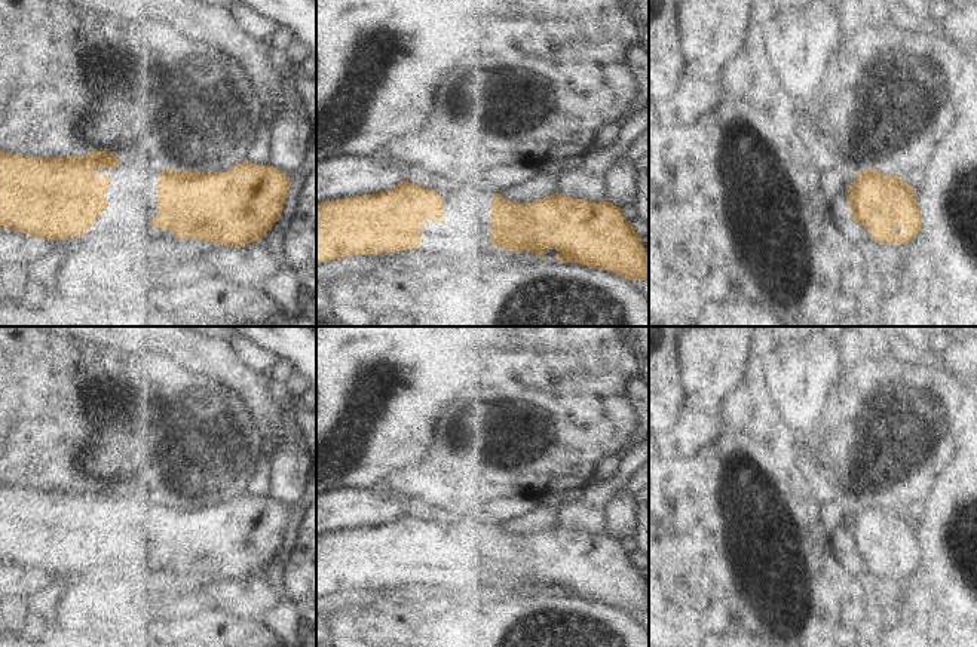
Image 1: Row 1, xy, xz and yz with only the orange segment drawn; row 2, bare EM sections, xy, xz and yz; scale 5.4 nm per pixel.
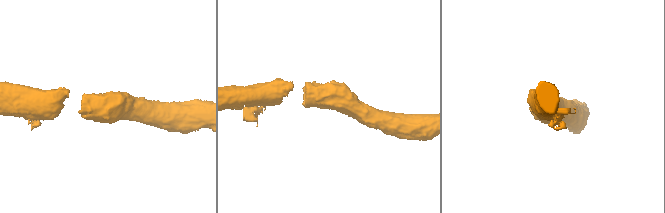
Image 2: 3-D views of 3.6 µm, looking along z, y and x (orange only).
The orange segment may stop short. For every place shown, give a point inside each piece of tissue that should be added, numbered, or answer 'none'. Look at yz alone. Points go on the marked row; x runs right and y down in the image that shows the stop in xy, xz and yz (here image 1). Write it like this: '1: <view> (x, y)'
none

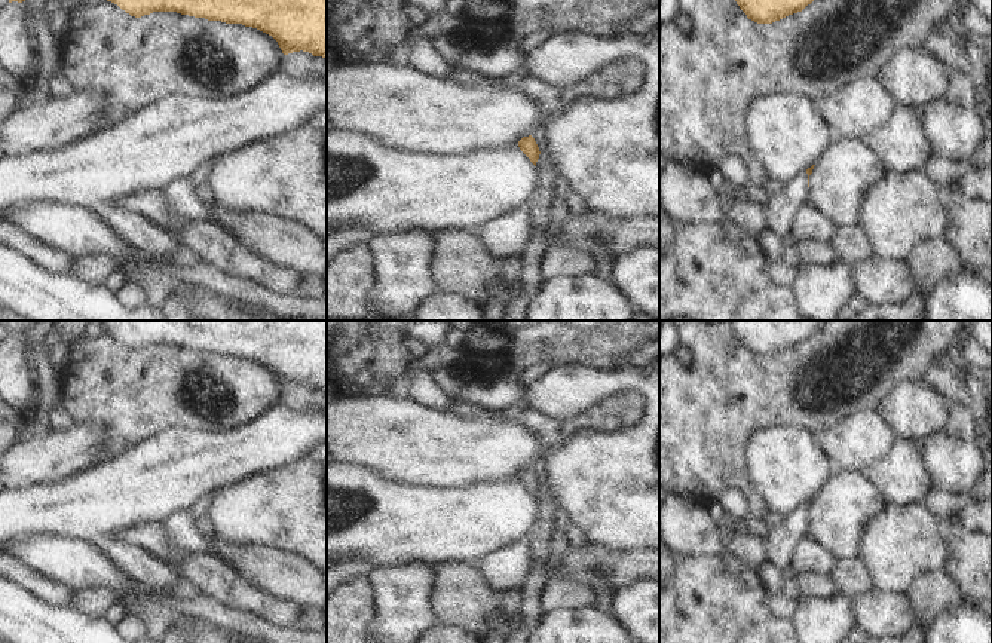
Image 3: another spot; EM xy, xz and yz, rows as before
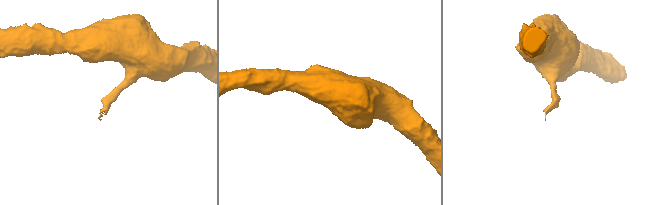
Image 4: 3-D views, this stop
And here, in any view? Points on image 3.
1: yz (780, 211)

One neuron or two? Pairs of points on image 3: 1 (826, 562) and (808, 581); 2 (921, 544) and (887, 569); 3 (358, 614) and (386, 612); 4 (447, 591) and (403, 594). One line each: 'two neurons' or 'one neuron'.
1: two neurons
2: one neuron
3: two neurons
4: two neurons

